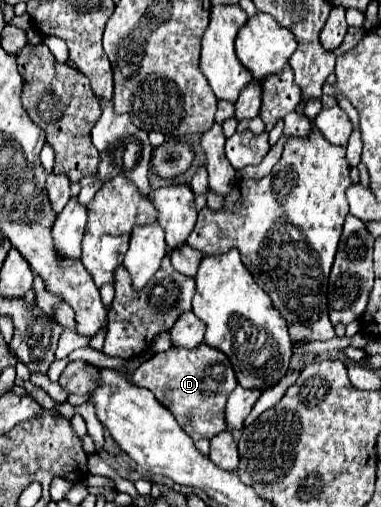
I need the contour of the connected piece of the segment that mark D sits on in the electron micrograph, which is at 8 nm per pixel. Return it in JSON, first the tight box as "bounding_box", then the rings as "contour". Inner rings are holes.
{"bounding_box":[130,344,238,440],"contour":[[[200,344],[194,350],[170,348],[142,362],[130,380],[140,388],[148,388],[156,396],[156,400],[172,412],[176,422],[192,440],[210,440],[212,436],[226,430],[226,398],[238,384],[230,360],[216,348],[210,348],[208,344]]]}

